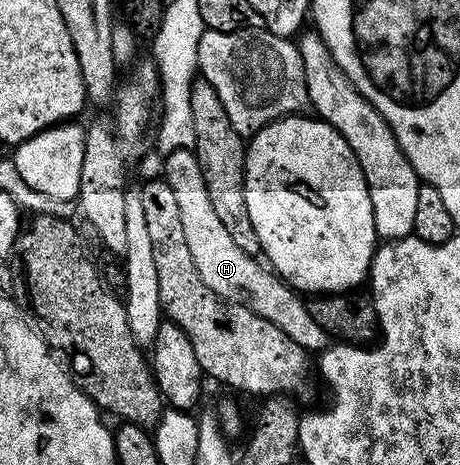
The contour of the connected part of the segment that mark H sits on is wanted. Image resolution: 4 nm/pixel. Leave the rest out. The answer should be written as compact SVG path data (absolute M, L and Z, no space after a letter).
M190 148L173 150L166 153L163 159L162 179L166 180L169 190L173 190L173 195L177 198L177 210L181 217L181 227L185 234L185 243L189 246L189 254L193 257L193 266L197 266L197 274L201 274L201 282L213 290L222 300L228 304L246 305L252 312L257 313L261 318L273 322L277 330L289 334L297 346L310 350L318 354L328 347L329 337L321 326L317 326L313 314L309 314L304 297L296 289L292 288L286 280L280 278L270 267L264 266L256 257L245 254L241 246L233 243L233 238L225 231L225 226L218 220L217 214L213 210L209 199L209 190L205 190L205 177L201 174L201 166L197 166L197 158Z

